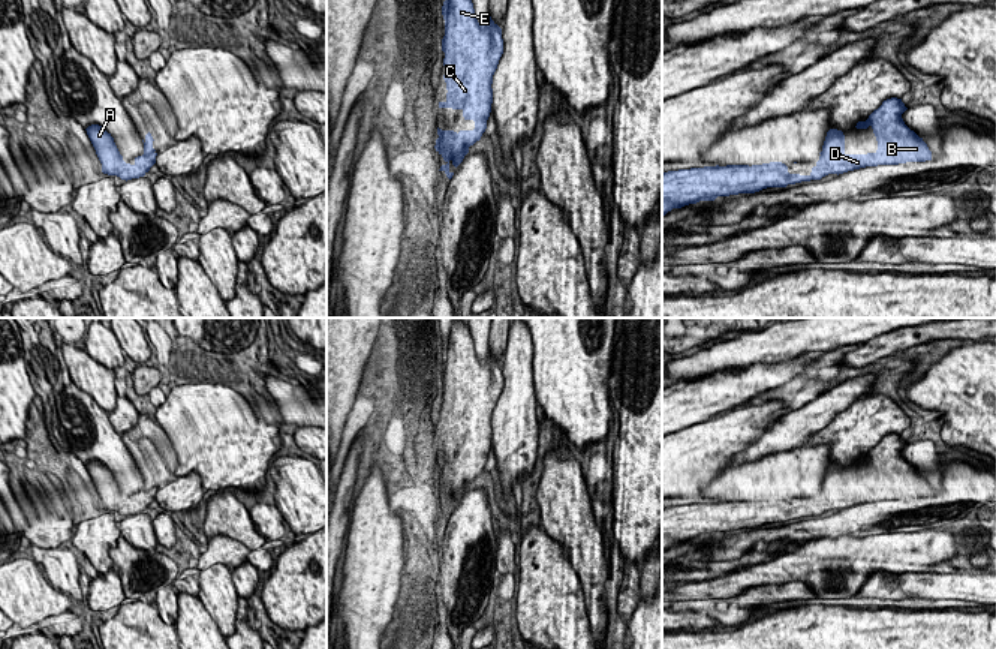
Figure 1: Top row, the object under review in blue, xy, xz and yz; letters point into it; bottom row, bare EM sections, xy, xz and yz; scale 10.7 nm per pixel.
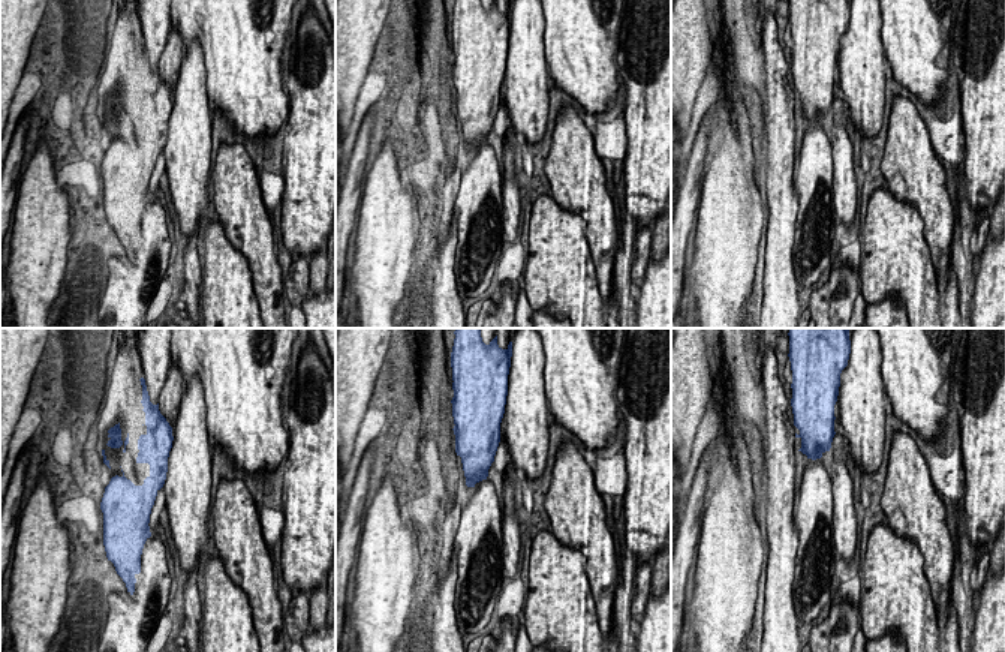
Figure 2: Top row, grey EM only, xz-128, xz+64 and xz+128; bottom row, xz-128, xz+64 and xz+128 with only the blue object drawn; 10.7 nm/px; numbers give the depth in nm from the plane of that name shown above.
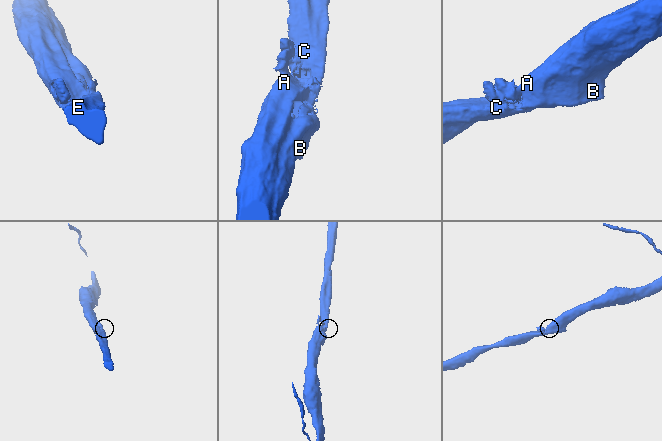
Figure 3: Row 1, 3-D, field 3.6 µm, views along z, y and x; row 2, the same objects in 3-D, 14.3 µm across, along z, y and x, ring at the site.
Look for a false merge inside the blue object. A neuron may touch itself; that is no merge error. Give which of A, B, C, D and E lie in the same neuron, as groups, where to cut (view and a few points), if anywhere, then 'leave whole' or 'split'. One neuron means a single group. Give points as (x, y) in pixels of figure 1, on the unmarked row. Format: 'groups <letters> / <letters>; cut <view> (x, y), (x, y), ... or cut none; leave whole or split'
groups A B C D E; cut none; leave whole

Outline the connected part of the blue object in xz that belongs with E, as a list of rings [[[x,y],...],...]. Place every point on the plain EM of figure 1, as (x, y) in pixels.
[[[466,318],[454,321],[451,333],[443,337],[442,351],[445,355],[445,372],[442,375],[442,387],[445,388],[443,402],[448,408],[443,411],[446,418],[446,436],[439,438],[439,444],[461,445],[464,456],[473,456],[473,466],[442,466],[437,463],[436,487],[446,498],[439,507],[443,507],[451,516],[454,508],[449,507],[452,499],[455,504],[469,489],[469,483],[481,475],[487,465],[487,456],[493,439],[493,411],[503,390],[502,364],[488,352],[484,361],[476,355],[473,339]]]

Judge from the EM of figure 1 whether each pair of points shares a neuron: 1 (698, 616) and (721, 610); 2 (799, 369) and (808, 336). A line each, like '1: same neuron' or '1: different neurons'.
1: same neuron
2: different neurons

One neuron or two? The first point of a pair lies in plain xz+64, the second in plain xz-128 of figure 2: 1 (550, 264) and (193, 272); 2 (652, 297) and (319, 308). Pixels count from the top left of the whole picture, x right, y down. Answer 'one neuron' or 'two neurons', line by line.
1: two neurons
2: one neuron

